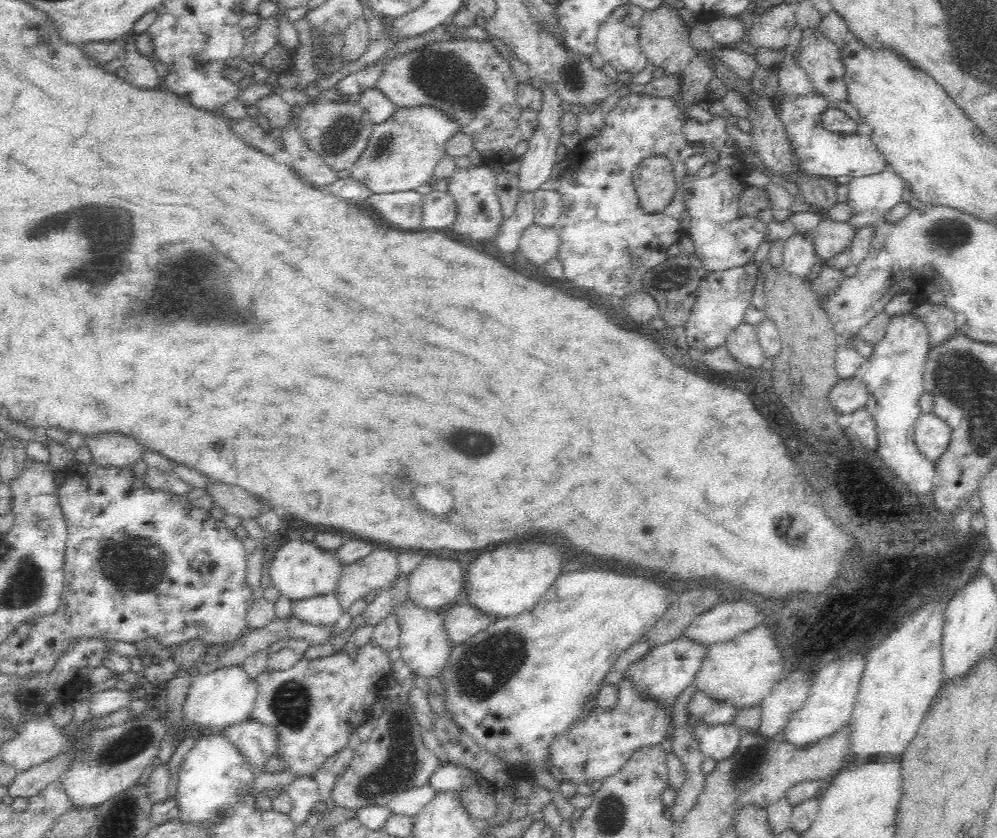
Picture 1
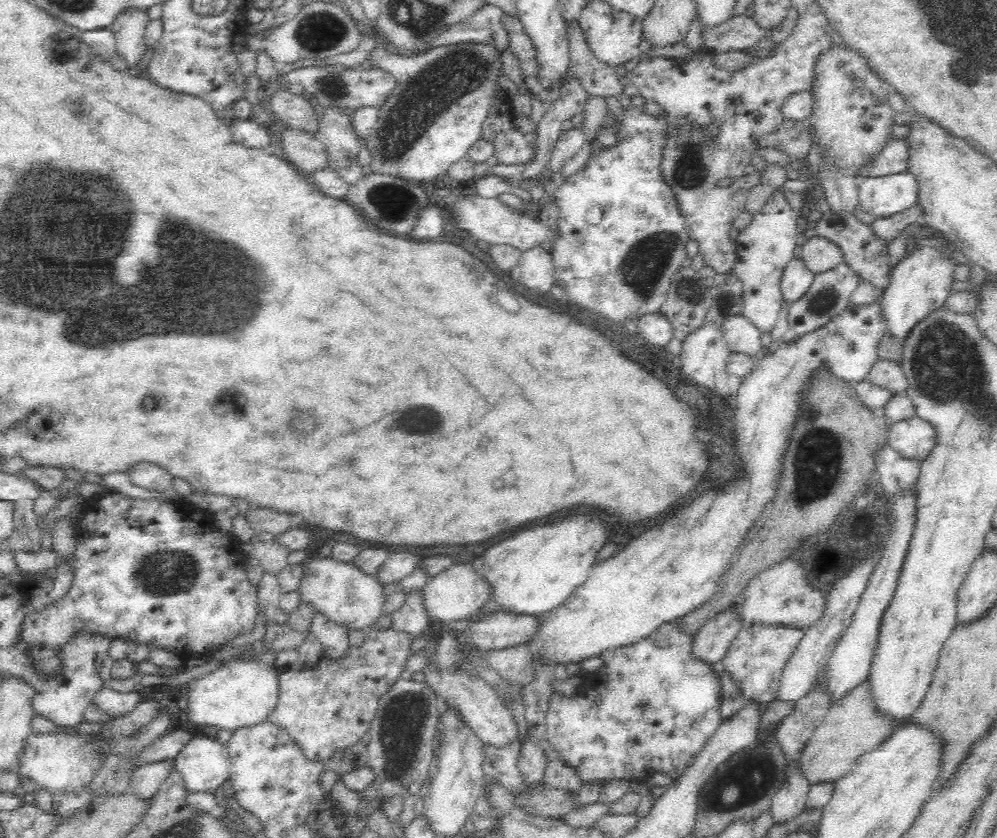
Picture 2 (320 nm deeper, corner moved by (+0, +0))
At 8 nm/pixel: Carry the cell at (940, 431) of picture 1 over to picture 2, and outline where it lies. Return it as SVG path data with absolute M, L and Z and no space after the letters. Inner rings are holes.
M918 415L893 422L887 434L887 446L896 449L904 458L922 462L936 446L934 425Z

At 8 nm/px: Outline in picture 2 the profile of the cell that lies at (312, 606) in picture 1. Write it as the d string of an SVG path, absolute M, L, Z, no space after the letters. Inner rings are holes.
M323 612L312 614L308 632L318 639L322 651L332 657L341 656L349 648L349 629L330 620Z

